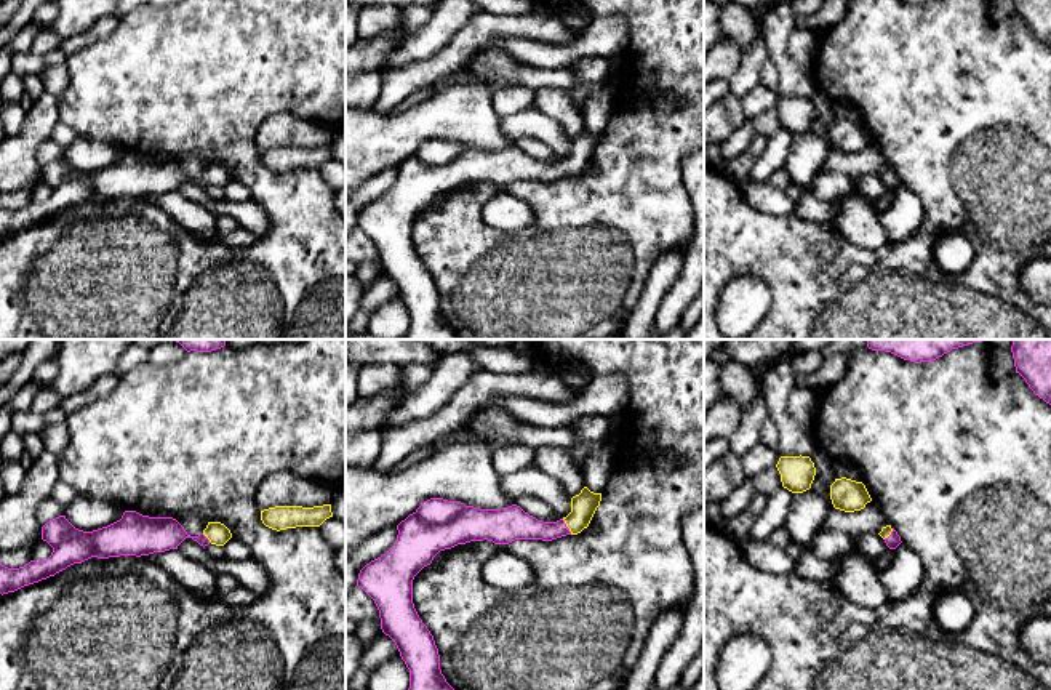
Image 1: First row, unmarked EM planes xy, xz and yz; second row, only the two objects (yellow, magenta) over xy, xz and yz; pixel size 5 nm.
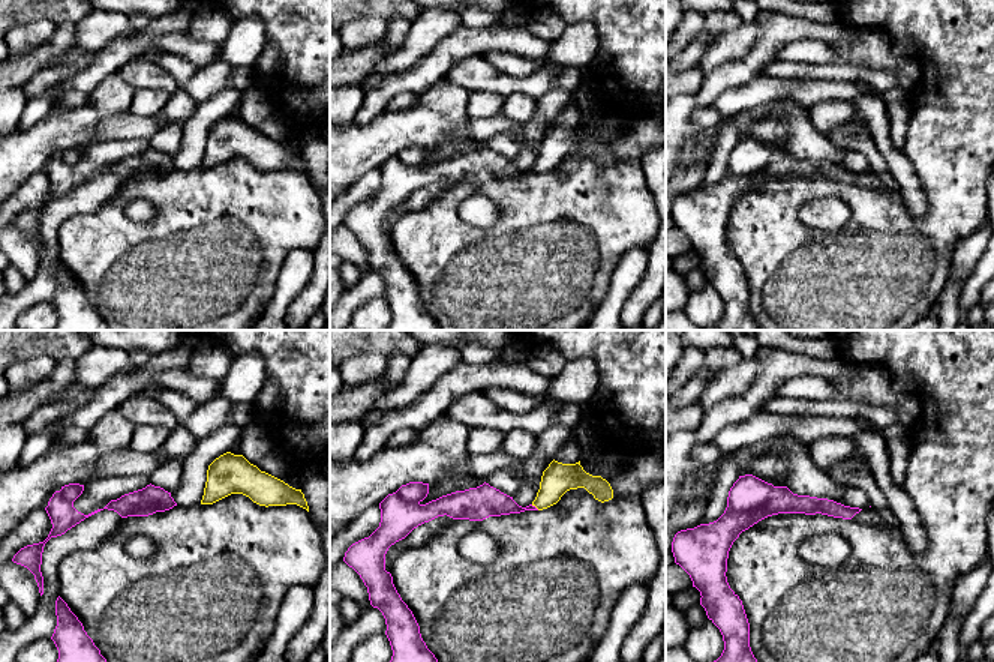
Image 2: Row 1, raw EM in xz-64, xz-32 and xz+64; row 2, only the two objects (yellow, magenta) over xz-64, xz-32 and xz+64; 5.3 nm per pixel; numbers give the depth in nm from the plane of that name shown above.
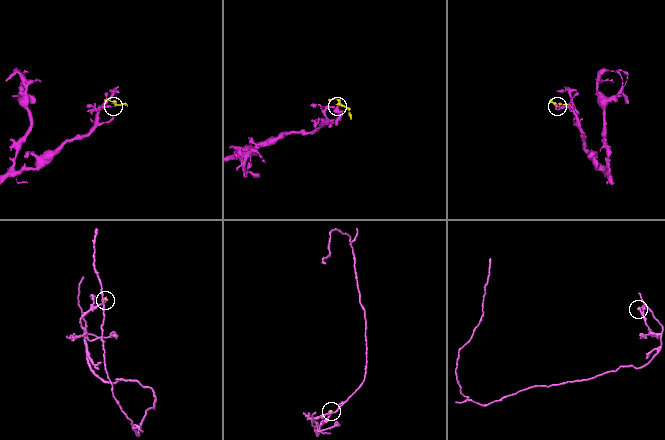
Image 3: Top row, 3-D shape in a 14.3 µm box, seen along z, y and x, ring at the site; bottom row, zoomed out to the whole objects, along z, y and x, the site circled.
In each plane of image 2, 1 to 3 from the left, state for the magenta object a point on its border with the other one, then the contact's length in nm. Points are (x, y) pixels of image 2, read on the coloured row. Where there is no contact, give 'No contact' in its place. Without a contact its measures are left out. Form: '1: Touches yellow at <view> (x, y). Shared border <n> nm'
1: No contact
2: Touches yellow at xz-32 (535, 506). Shared border 50 nm
3: No contact

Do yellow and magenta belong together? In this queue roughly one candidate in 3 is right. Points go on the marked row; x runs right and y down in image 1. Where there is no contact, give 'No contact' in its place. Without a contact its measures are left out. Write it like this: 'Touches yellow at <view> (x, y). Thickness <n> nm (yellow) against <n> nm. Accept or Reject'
Touches yellow at xz (567, 525). Thickness 130 nm (yellow) against 150 nm. Accept

